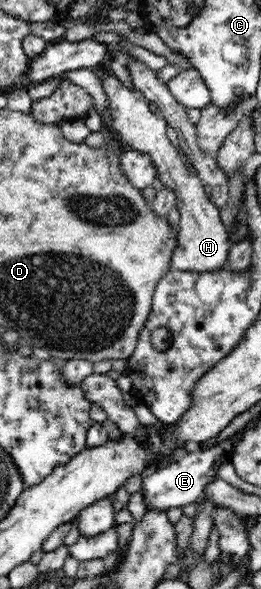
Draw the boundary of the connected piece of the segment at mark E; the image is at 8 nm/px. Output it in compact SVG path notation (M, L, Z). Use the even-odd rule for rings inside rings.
M245 431L238 432L234 436L206 449L198 448L184 453L172 464L167 464L160 471L152 472L143 481L142 493L150 509L164 509L167 513L170 508L183 508L186 504L199 502L208 484L211 484L218 477L216 472L222 464L230 462L230 456L236 451L236 444L240 442L240 436Z

